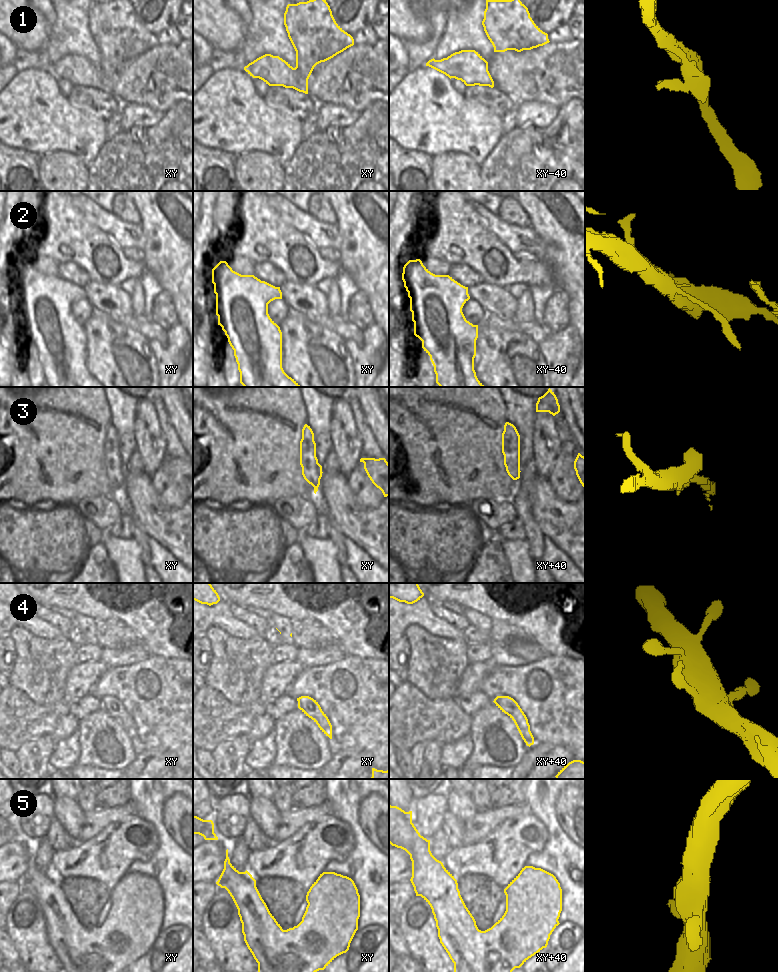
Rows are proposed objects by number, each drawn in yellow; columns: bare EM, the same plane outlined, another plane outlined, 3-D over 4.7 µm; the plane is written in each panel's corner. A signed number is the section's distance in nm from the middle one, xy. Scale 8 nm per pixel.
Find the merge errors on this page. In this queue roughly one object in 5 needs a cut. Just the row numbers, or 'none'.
none.

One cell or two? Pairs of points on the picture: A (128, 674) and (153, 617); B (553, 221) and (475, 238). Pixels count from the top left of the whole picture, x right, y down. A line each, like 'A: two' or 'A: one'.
A: two
B: two

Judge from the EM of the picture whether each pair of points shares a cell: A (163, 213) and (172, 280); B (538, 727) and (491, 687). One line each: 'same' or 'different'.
A: same
B: same

